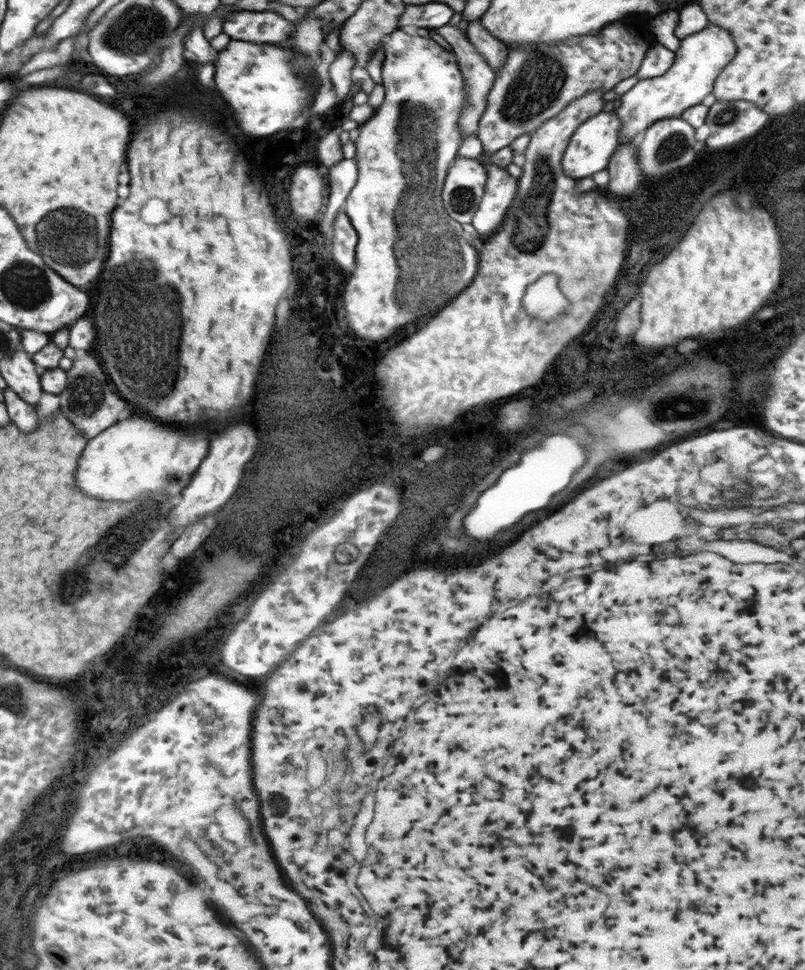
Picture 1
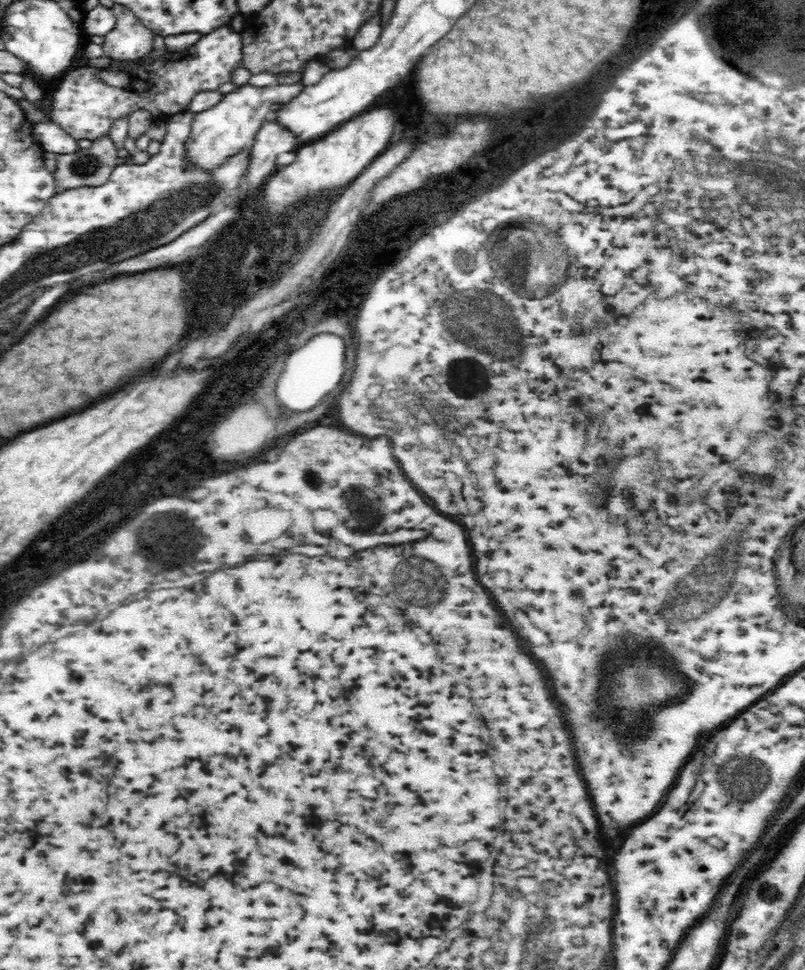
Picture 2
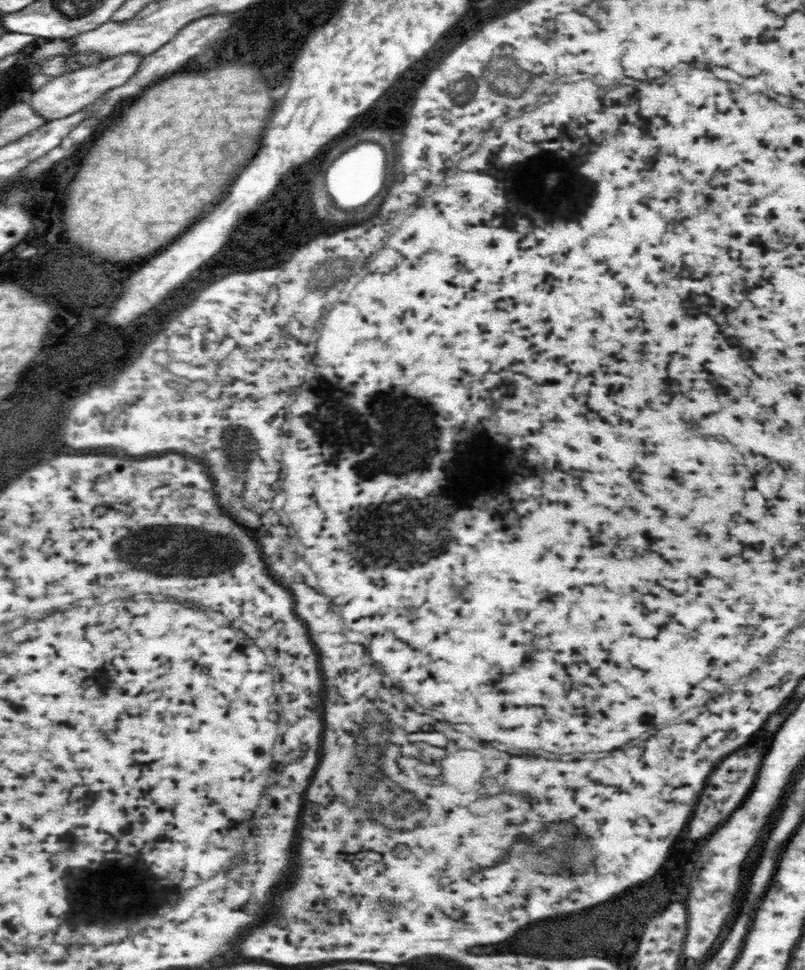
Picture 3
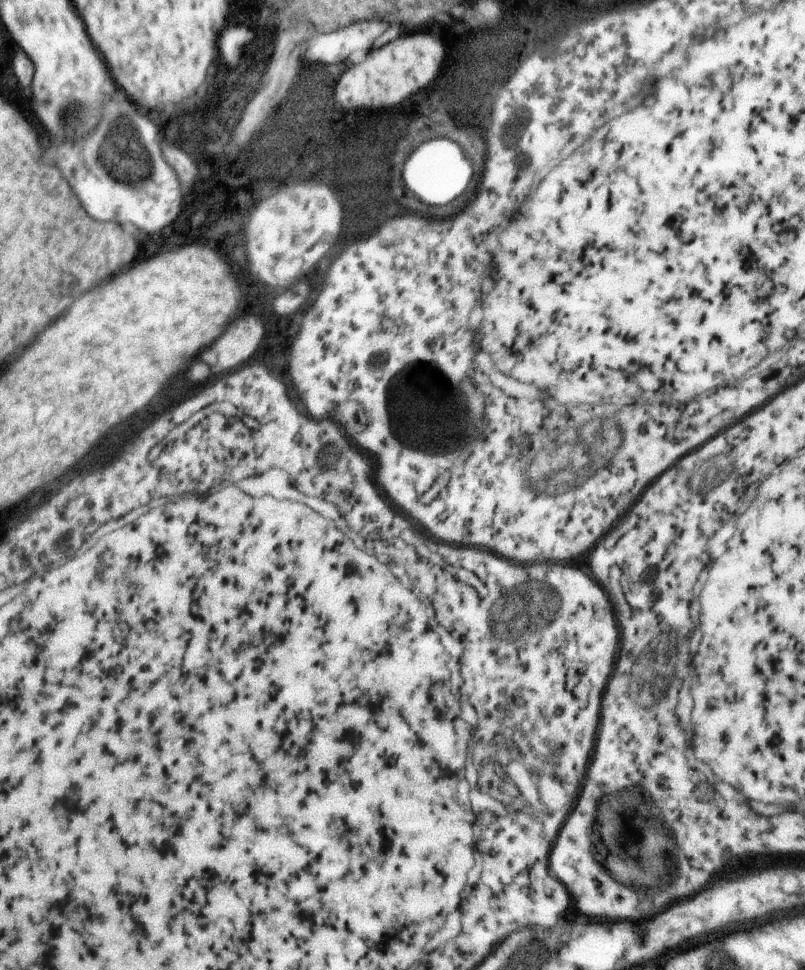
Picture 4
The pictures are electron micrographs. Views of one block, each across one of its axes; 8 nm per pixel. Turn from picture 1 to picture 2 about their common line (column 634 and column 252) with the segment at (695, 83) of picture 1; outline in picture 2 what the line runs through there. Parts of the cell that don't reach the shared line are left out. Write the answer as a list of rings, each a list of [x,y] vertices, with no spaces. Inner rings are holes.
[[[246,83],[232,92],[223,94],[222,100],[216,106],[193,114],[191,132],[184,142],[186,159],[204,171],[218,168],[226,158],[238,154],[244,147],[251,146],[255,134],[260,131],[264,122],[270,119],[272,104],[290,102],[302,92],[303,88],[302,83],[268,87],[256,87]]]

